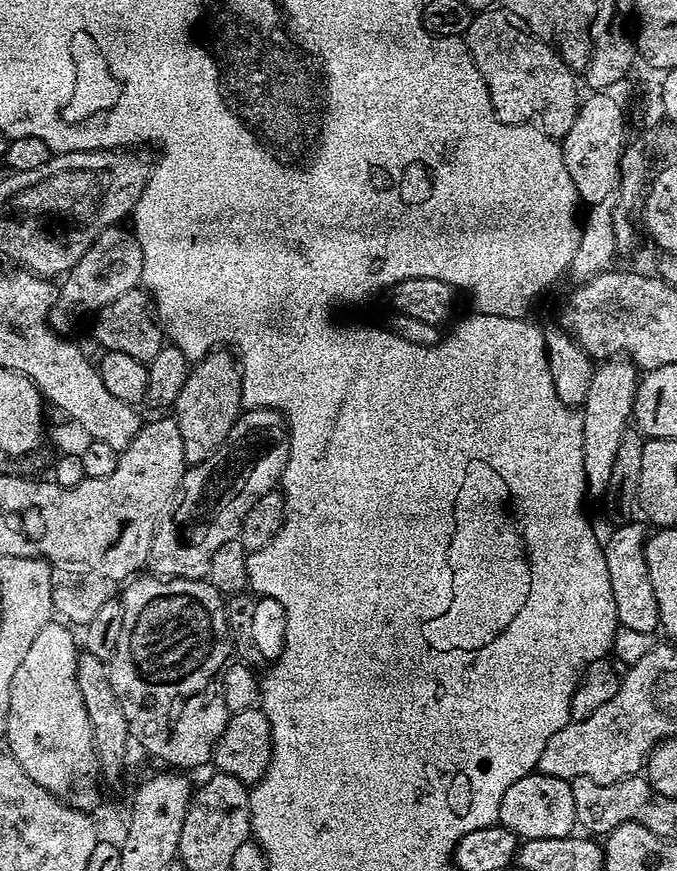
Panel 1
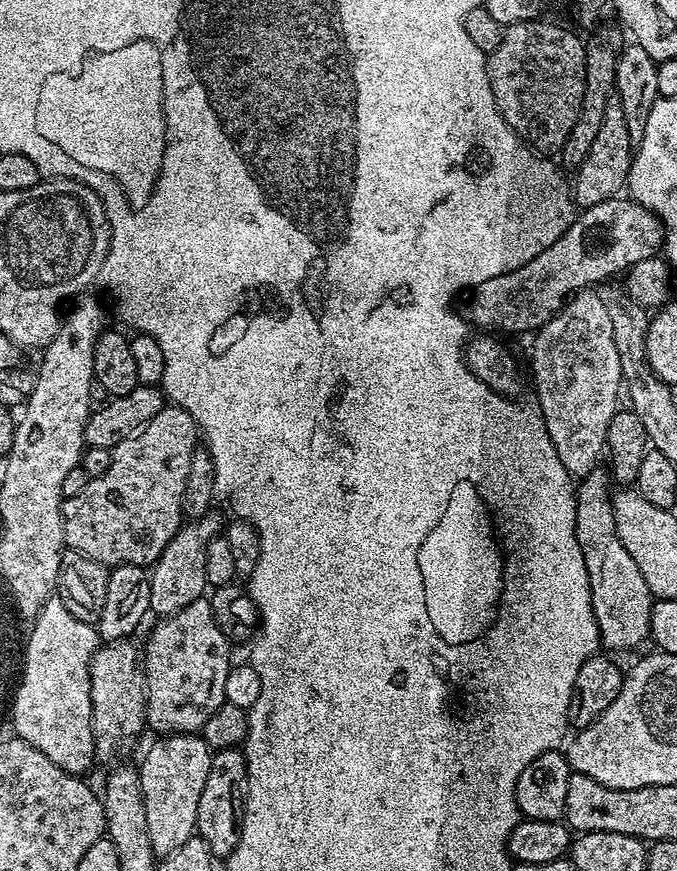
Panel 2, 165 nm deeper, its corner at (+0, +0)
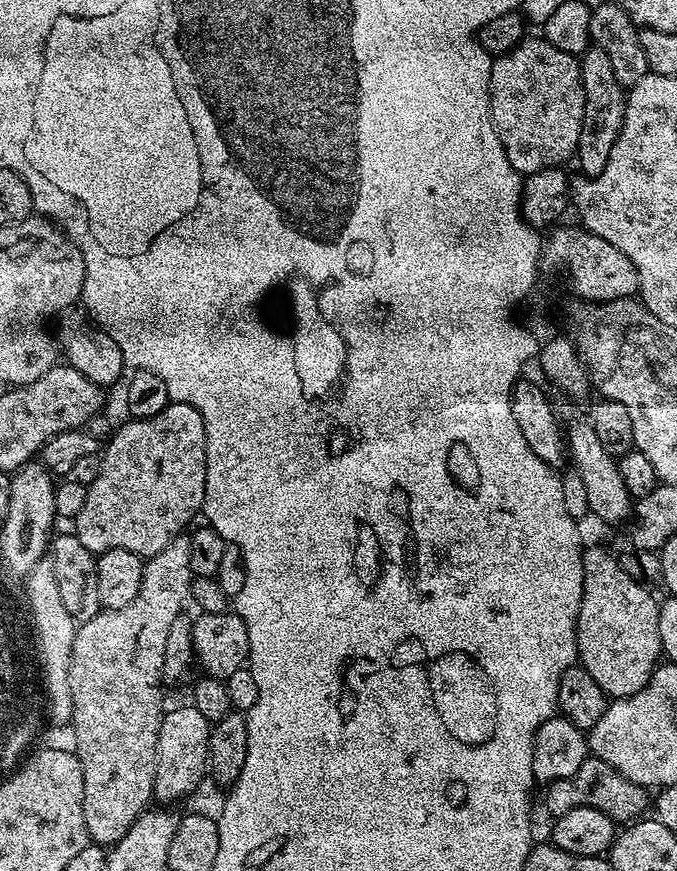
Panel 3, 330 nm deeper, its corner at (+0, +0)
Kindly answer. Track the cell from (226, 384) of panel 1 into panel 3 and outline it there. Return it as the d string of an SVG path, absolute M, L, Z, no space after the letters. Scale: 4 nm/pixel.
M190 535L175 536L166 550L144 560L142 586L138 586L138 594L134 594L127 606L122 606L122 610L105 608L76 629L70 654L70 729L76 735L74 751L82 762L86 830L91 843L101 846L116 844L128 833L130 826L134 826L140 813L153 803L158 730L166 711L166 703L160 697L166 638L170 635L170 625L185 611L184 603L189 603L193 579Z

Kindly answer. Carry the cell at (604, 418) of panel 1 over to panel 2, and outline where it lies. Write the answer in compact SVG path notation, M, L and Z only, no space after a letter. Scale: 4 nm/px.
M597 466L585 476L579 477L576 489L576 537L578 550L582 550L582 562L586 562L586 574L590 578L590 602L594 606L594 618L598 622L600 642L607 648L636 648L650 636L650 614L654 597L642 570L630 558L626 546L618 539L618 530L614 526L614 506L612 505L613 485L607 467Z

